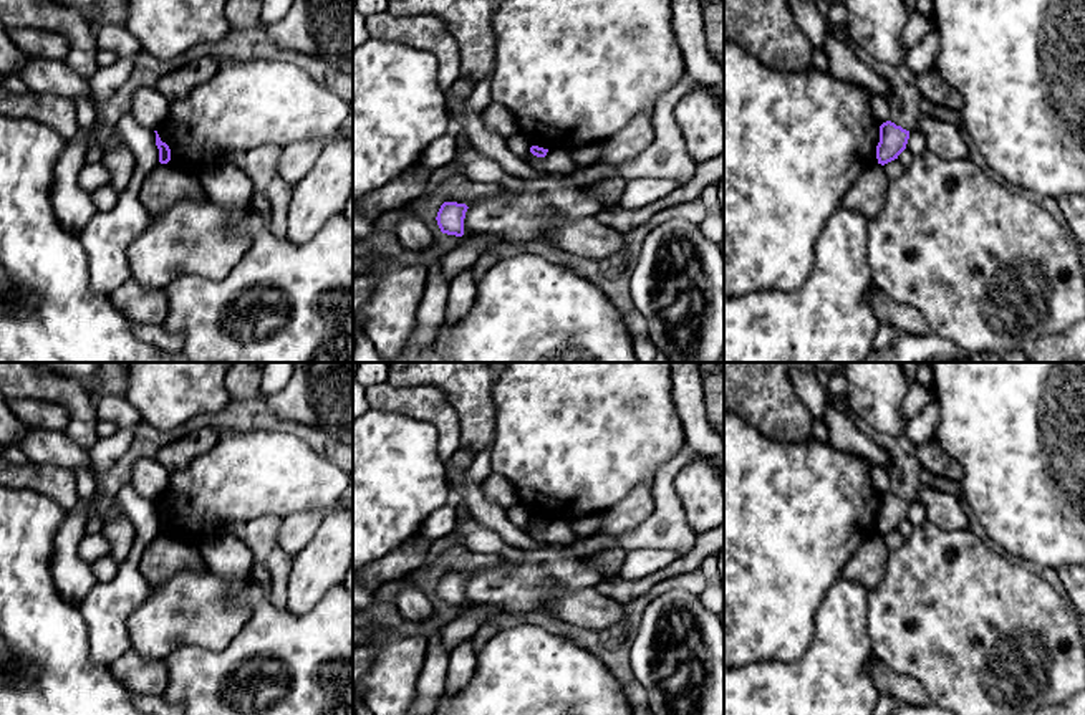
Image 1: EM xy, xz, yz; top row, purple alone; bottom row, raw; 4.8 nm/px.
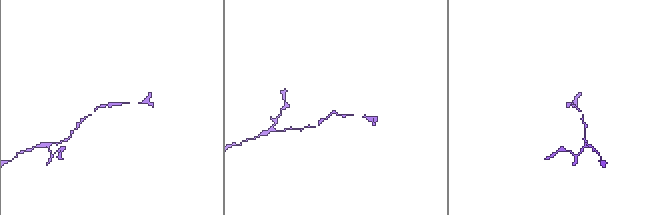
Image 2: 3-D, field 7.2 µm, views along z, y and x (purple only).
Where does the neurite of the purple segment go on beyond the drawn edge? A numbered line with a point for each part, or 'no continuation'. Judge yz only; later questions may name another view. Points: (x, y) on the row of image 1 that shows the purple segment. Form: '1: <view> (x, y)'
no continuation

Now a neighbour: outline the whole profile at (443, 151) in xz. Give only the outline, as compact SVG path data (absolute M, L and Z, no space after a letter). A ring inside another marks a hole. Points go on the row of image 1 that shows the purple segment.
M452 131L432 141L419 159L429 170L449 166L457 156L457 141Z

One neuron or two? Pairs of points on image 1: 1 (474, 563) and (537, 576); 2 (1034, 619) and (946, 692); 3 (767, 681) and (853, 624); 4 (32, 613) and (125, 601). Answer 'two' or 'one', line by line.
1: one
2: one
3: one
4: two

